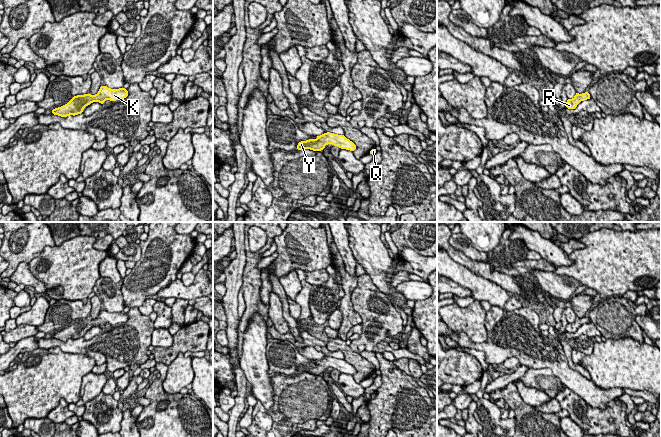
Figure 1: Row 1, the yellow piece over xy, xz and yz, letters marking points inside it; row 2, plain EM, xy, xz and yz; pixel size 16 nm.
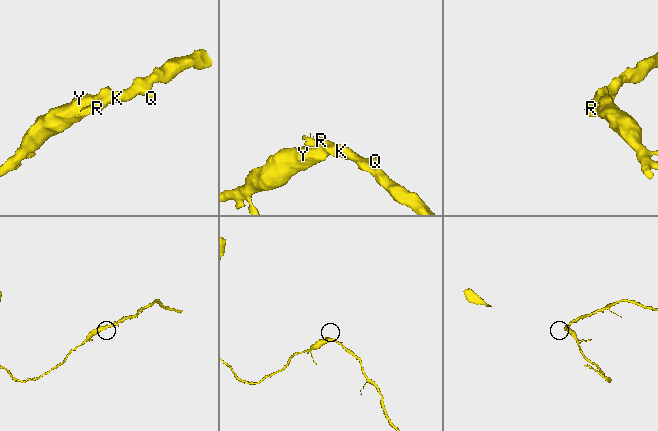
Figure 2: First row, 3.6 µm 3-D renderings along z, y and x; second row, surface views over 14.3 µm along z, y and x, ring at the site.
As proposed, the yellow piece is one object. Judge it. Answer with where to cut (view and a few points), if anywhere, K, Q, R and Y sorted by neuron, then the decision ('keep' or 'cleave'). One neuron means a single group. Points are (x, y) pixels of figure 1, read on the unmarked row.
no cut | K Q R Y | keep

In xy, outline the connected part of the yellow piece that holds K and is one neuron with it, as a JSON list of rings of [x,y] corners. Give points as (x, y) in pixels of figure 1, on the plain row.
[[[101,310],[96,319],[84,318],[74,320],[67,328],[52,334],[52,338],[61,341],[69,339],[78,339],[83,337],[83,333],[92,326],[100,326],[104,328],[106,323],[111,326],[119,323],[124,323],[128,320],[128,315],[125,312],[110,313],[107,310]]]

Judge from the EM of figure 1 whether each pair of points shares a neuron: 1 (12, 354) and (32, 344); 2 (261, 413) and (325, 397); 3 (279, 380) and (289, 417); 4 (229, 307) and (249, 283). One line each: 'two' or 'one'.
1: one
2: one
3: one
4: two

